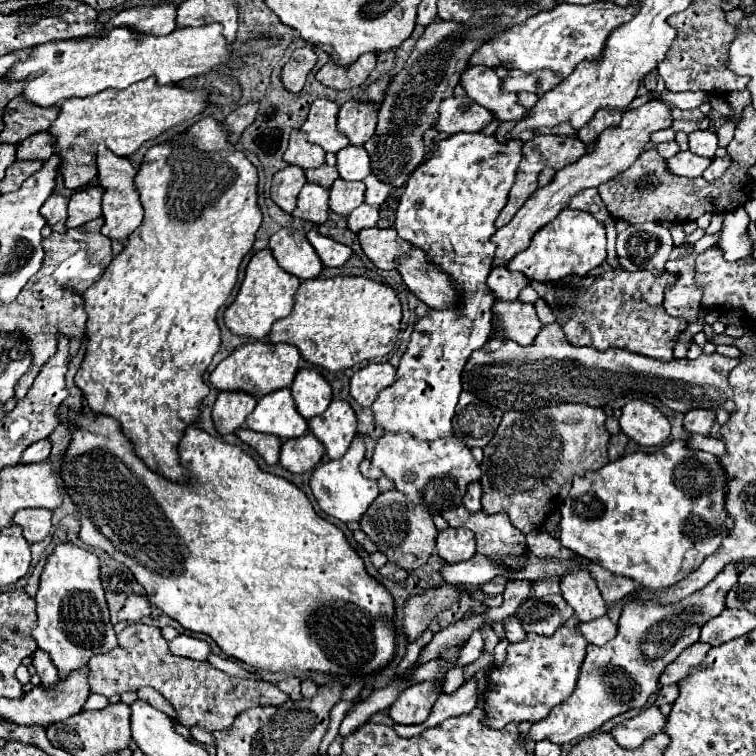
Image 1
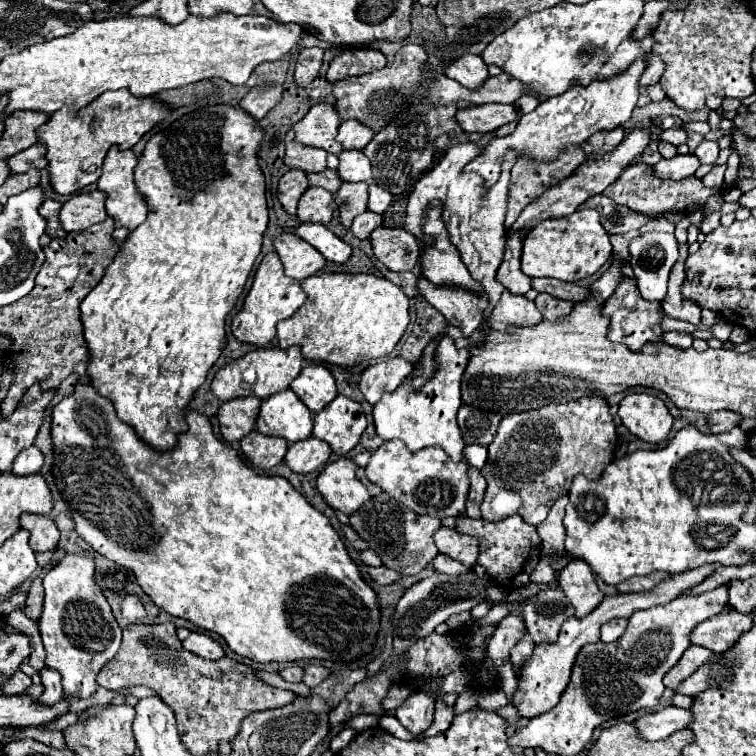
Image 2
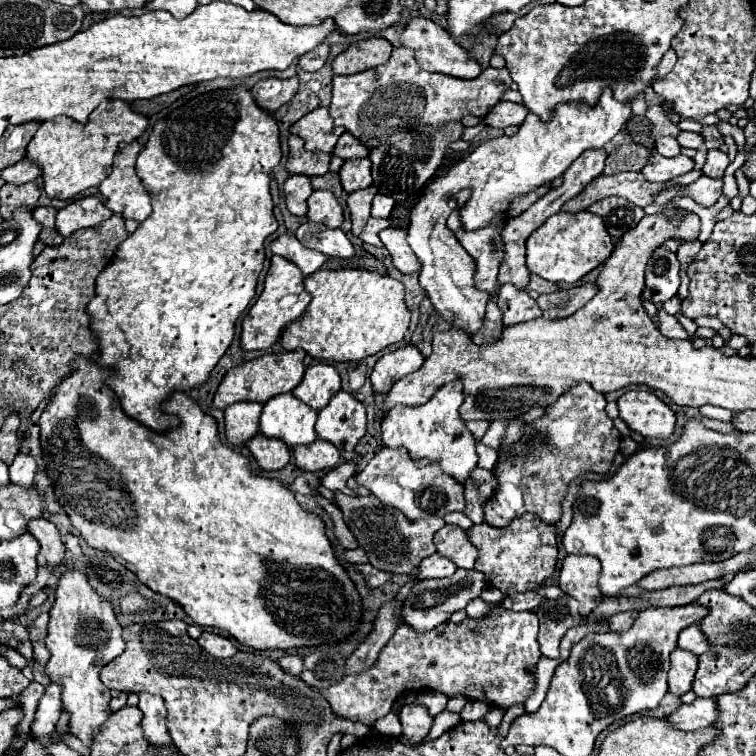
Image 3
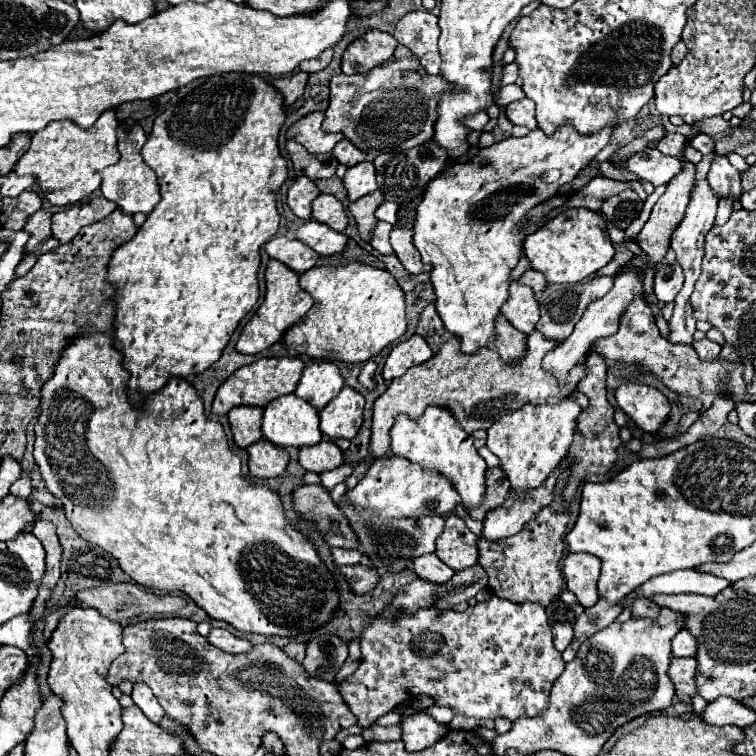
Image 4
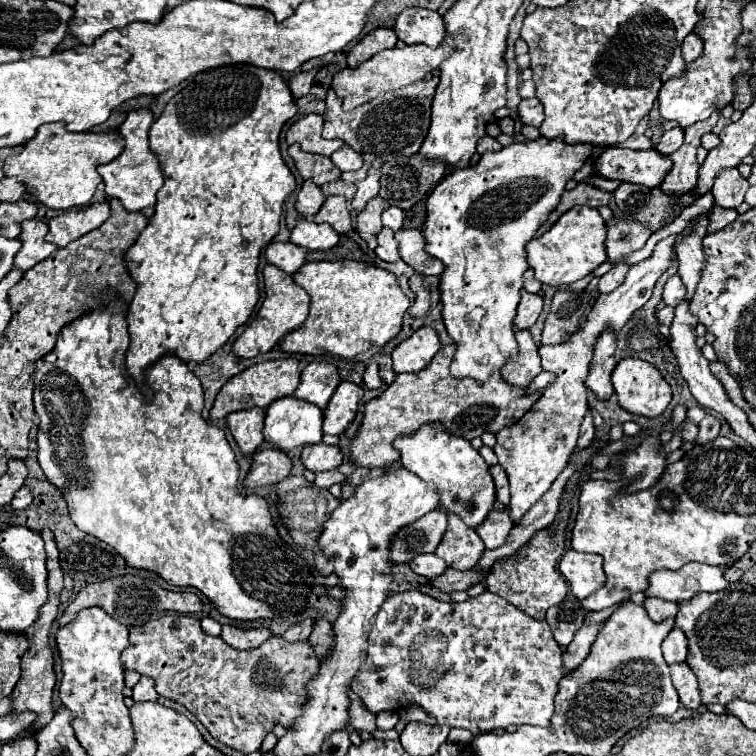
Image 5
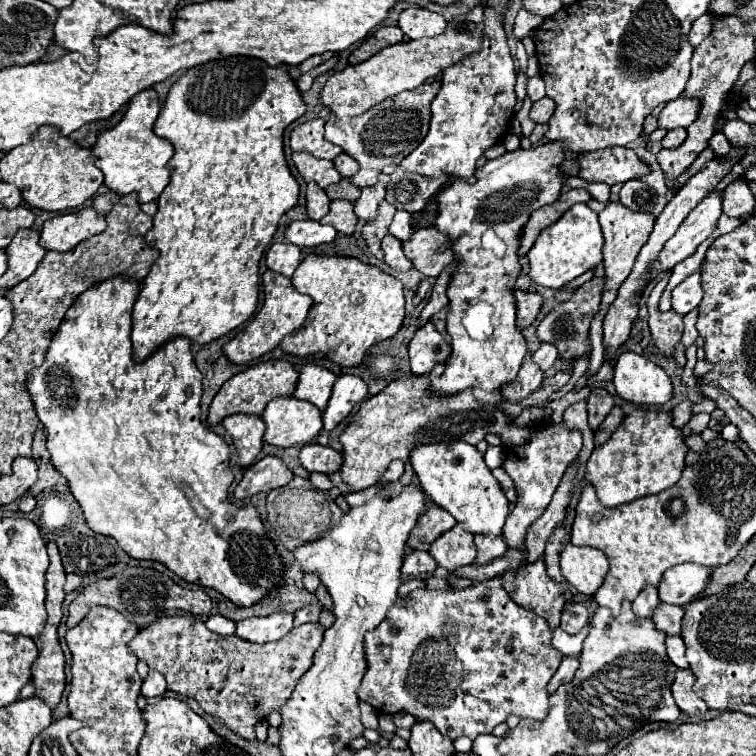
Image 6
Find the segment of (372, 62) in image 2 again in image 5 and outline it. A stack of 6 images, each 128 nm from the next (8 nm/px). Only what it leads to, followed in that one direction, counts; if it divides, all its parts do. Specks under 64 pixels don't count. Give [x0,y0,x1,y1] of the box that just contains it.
[348,28,398,68]

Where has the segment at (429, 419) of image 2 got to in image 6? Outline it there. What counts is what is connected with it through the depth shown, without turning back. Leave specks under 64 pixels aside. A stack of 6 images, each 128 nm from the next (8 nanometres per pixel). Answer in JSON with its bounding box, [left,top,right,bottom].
[410,442,508,534]

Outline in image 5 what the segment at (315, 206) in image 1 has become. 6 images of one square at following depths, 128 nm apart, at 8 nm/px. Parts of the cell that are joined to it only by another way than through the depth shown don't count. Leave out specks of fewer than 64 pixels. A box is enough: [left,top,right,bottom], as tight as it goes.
[314,196,350,234]

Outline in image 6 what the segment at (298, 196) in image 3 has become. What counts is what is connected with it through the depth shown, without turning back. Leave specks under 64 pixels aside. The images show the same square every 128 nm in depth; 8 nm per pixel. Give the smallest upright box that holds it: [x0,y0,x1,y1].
[306,182,330,220]

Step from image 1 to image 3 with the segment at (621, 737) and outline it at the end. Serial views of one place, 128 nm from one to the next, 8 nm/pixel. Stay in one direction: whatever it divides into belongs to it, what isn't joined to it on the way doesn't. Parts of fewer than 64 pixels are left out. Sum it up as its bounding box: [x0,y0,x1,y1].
[664,698,716,732]

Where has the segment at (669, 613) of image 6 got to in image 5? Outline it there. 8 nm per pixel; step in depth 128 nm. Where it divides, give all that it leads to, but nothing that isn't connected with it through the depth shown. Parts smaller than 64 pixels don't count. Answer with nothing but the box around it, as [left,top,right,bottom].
[644,598,678,622]

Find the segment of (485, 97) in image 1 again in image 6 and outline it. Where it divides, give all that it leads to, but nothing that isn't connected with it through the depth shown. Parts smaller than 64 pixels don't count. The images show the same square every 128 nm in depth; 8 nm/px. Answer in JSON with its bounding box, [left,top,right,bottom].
[398,6,446,38]

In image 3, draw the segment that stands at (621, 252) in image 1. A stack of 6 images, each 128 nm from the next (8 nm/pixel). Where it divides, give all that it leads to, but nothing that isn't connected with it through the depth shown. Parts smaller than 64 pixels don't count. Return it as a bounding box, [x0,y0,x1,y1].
[644,246,680,304]

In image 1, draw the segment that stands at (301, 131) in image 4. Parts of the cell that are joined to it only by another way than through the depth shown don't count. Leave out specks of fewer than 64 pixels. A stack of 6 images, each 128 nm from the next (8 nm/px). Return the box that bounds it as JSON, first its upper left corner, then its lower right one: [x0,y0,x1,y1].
[300,98,348,152]

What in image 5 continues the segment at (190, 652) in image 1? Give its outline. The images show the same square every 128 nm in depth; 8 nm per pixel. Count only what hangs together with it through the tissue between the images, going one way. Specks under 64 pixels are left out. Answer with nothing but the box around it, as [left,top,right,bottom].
[220,626,272,650]

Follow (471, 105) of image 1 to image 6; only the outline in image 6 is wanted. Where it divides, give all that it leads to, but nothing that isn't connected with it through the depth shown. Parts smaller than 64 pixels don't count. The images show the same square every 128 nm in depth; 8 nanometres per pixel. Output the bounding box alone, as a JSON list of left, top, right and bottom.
[530,98,556,124]

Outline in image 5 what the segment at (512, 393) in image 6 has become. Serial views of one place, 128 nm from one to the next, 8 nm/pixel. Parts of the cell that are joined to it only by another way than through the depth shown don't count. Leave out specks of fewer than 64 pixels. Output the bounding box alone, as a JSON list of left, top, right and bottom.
[500,328,542,388]

